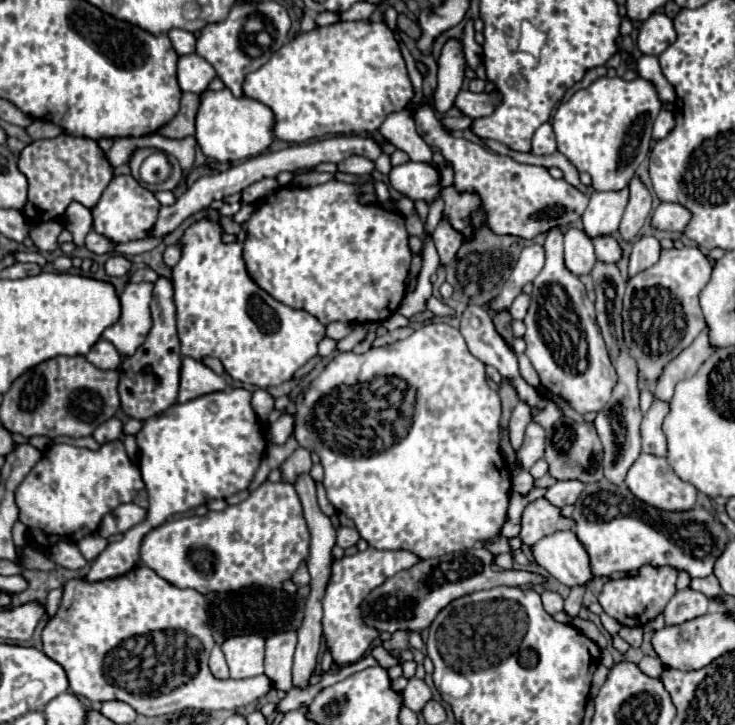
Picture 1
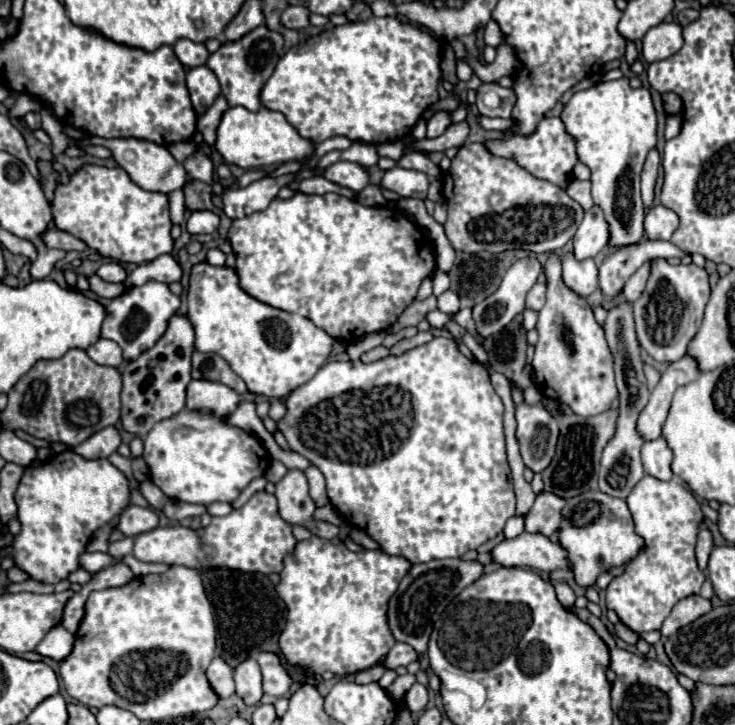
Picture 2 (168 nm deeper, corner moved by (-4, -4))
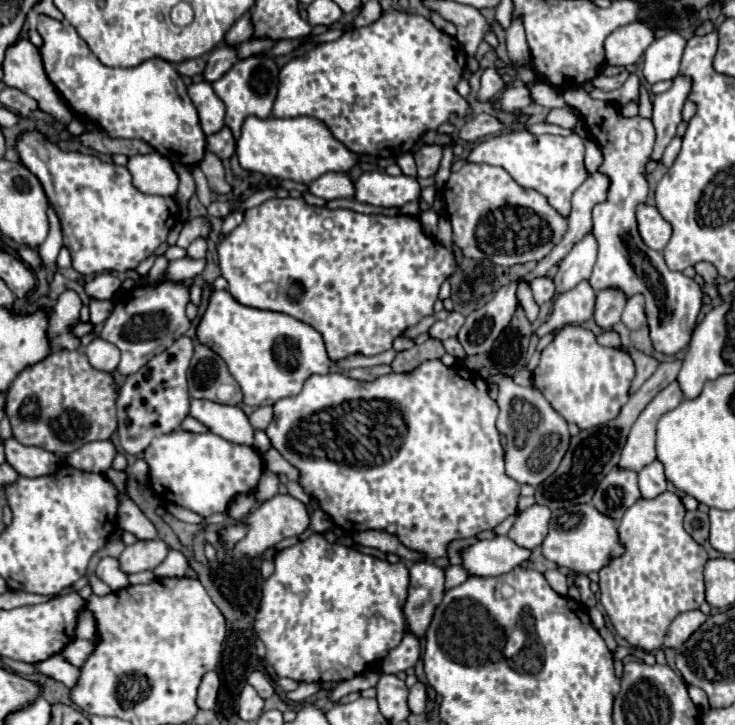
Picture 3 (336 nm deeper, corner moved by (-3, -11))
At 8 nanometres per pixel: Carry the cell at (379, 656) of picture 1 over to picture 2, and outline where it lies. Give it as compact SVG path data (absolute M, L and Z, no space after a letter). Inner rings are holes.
M377 664L377 666L373 666L373 668L367 668L367 670L363 670L363 672L357 672L357 674L355 674L355 682L357 682L357 684L377 682L377 680L383 676L383 672L385 672L385 668L383 668L381 664Z

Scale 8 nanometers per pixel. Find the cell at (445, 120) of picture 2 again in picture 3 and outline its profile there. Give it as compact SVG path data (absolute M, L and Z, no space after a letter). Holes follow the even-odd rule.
M432 143L432 145L422 145L416 153L414 159L418 161L418 177L430 177L438 171L440 161L442 161L442 145Z

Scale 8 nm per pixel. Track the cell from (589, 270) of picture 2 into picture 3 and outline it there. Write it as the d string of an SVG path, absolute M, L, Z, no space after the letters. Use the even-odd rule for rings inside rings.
M580 281L574 289L564 291L554 301L552 315L534 331L536 337L544 337L562 325L580 325L588 321L594 313L596 291L590 281Z

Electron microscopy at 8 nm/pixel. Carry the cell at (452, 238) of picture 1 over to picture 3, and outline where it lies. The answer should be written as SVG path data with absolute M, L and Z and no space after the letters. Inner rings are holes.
M466 163L446 181L444 201L454 229L454 245L470 259L490 259L504 267L540 261L568 231L568 219L542 193L520 187L502 167Z

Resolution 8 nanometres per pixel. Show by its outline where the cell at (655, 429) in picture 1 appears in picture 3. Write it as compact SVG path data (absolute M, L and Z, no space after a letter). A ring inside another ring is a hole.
M656 459L652 461L650 465L646 465L640 473L638 473L638 485L640 485L640 491L642 491L642 497L646 499L652 499L660 493L666 491L666 477L664 477L664 465Z

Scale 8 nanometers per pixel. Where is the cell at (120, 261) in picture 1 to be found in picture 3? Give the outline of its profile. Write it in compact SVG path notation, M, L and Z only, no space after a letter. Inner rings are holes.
M100 273L90 283L86 283L86 293L94 299L112 299L120 291L122 279L112 273Z

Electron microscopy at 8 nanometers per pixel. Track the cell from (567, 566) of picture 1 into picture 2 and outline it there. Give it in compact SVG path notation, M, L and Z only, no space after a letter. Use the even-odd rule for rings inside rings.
M529 532L499 542L491 550L491 560L505 568L527 566L543 572L571 566L567 552L561 548L559 542L551 542L541 534L529 534Z

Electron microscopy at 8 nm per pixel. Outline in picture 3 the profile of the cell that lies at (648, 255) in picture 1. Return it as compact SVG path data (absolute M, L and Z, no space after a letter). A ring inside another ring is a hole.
M632 295L626 303L626 309L622 313L622 323L628 329L638 329L640 325L644 325L644 299L640 299L640 295Z

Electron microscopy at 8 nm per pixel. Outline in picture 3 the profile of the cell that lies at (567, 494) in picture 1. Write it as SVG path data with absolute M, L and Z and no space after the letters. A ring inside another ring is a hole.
M532 505L528 507L518 521L514 523L514 527L510 529L508 537L512 541L516 541L522 547L534 549L540 547L548 535L548 525L552 519L552 511L546 505Z

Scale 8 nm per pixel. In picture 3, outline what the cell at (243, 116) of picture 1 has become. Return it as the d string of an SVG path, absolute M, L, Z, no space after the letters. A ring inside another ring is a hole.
M246 117L240 129L240 137L236 139L236 157L242 169L276 177L276 179L290 179L298 183L310 183L328 171L342 171L360 161L376 163L372 157L354 155L346 149L340 141L332 137L328 127L312 117L294 117L294 119L276 119L276 117Z

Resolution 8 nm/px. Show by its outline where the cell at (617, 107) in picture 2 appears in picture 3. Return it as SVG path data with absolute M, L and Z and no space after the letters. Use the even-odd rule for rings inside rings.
M582 87L564 91L564 101L578 109L588 137L598 143L602 151L598 171L610 181L606 201L598 203L592 211L592 233L598 241L598 261L594 265L590 283L596 291L604 287L620 287L626 295L642 293L646 297L646 321L654 351L662 355L678 355L690 343L696 329L696 319L702 309L702 289L694 279L682 275L680 271L668 269L664 255L652 251L638 233L636 209L646 201L648 195L646 163L654 145L652 121L640 115L624 117L614 103L592 99Z

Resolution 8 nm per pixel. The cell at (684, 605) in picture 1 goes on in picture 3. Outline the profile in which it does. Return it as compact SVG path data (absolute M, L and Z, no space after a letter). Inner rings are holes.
M700 609L680 613L670 623L670 629L668 629L666 639L664 639L664 647L672 647L672 649L680 647L680 643L684 643L704 621L706 621L706 615Z

